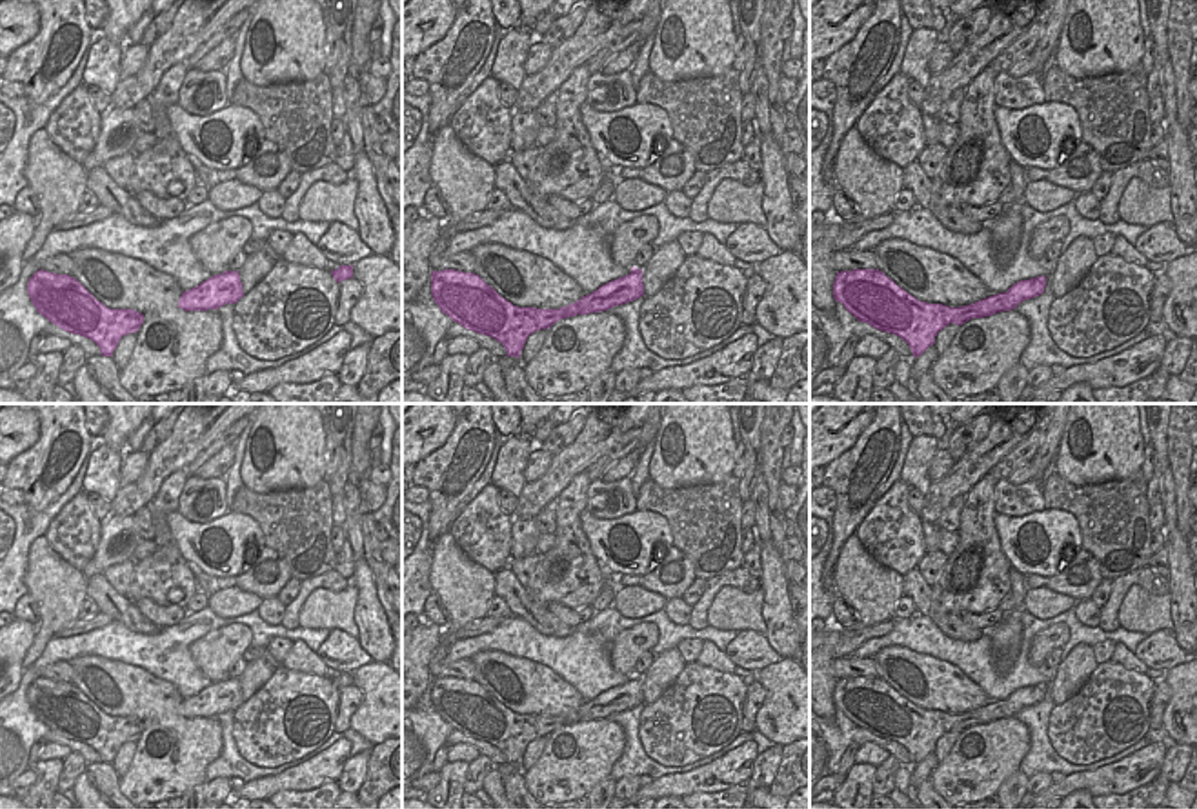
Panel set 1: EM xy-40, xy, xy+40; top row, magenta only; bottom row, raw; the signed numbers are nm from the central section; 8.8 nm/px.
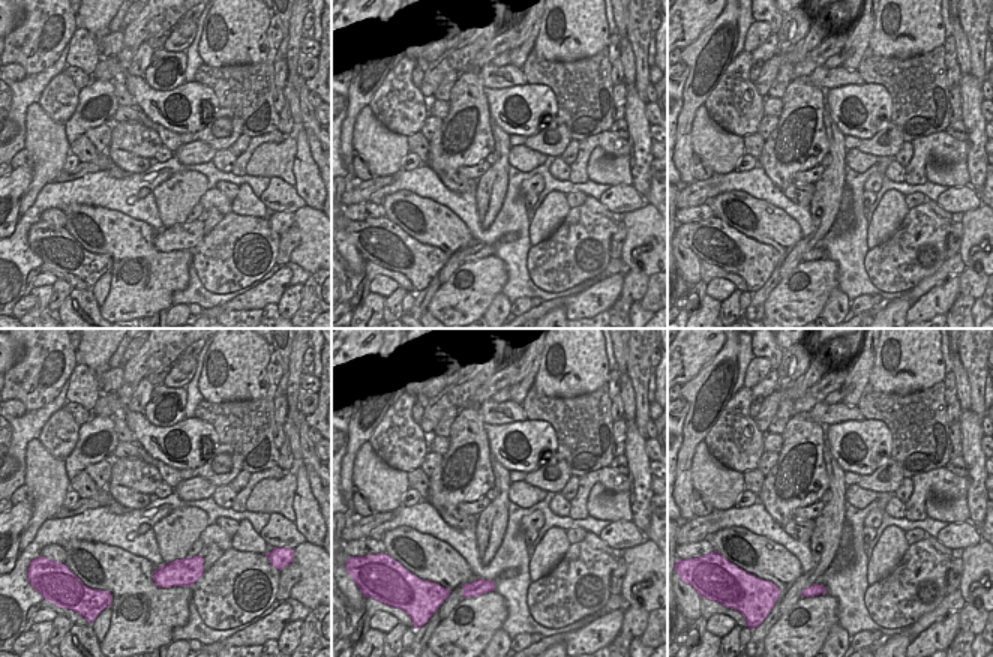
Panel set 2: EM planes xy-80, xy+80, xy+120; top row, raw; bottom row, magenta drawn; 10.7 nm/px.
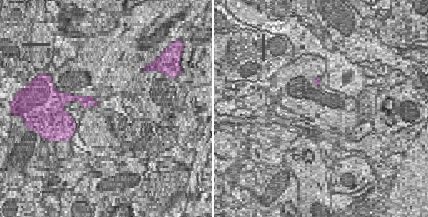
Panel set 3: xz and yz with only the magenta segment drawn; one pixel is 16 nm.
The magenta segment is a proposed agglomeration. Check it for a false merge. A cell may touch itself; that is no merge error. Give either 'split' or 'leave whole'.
leave whole

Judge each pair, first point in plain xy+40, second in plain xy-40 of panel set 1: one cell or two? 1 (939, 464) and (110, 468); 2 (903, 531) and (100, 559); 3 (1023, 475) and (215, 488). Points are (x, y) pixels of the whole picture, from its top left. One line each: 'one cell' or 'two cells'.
1: two cells
2: two cells
3: two cells

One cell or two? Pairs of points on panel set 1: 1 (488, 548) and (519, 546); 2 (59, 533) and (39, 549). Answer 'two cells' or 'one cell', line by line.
1: two cells
2: two cells

